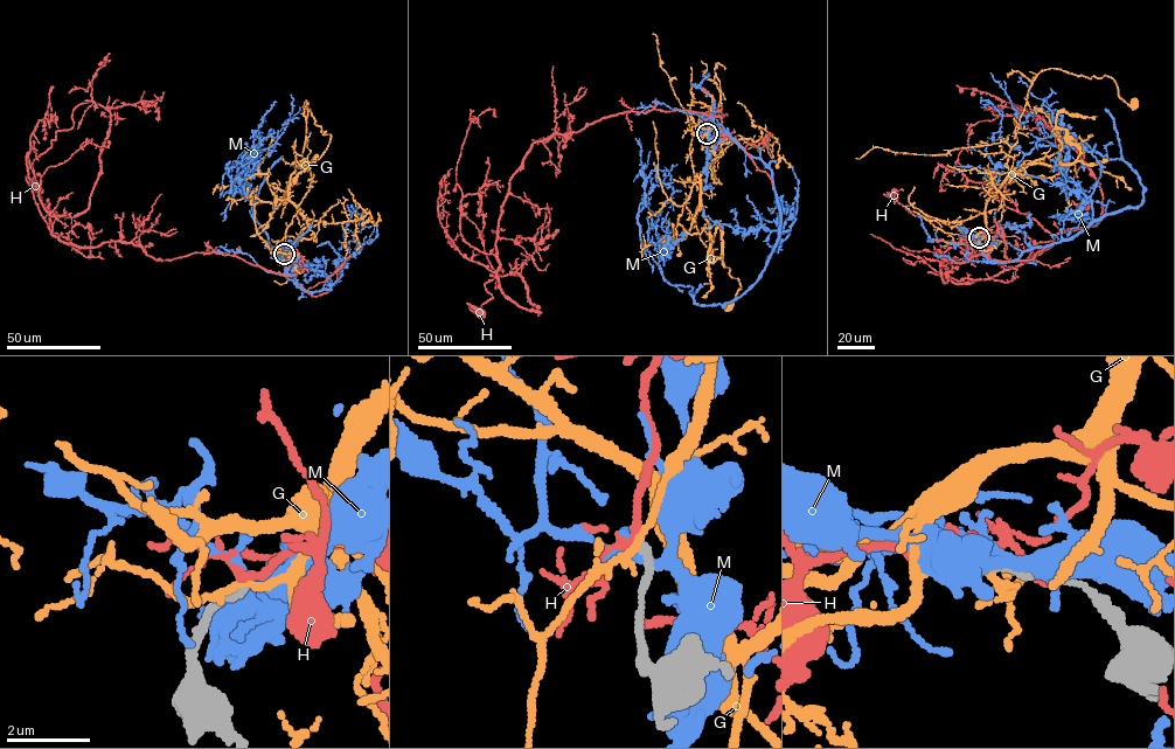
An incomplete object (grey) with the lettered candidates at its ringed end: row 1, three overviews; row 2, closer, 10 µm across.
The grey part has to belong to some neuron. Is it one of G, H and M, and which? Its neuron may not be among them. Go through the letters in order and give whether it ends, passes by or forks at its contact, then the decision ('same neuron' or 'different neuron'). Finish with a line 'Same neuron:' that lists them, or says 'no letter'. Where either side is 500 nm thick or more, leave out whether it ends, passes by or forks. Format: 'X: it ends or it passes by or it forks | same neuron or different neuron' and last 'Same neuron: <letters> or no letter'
G: it passes by | different neuron
H: it forks | same neuron
M: it forks | different neuron
Same neuron: H

